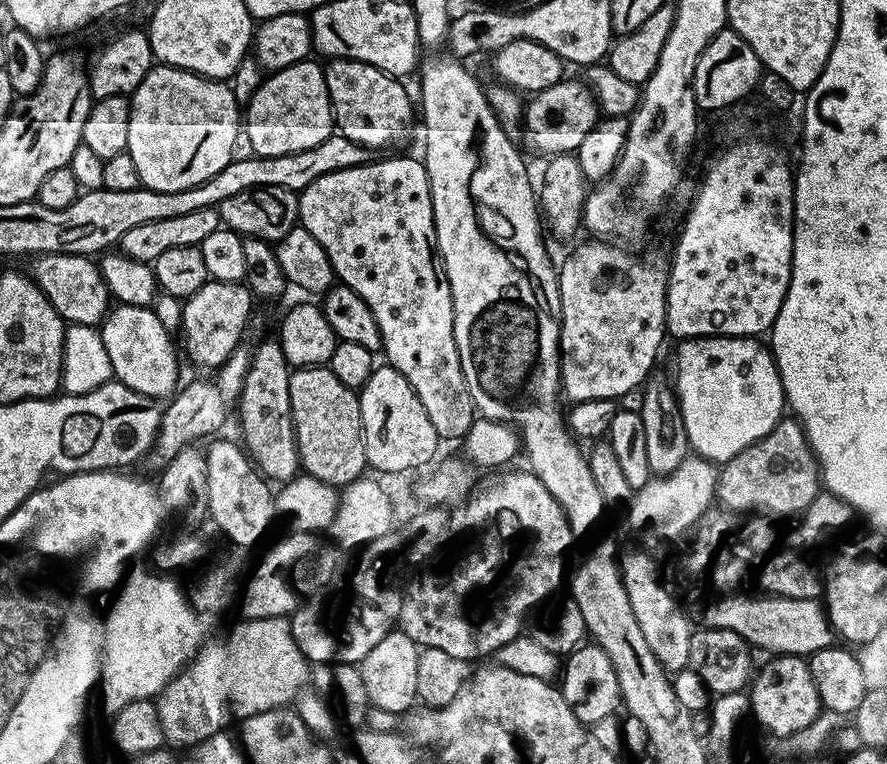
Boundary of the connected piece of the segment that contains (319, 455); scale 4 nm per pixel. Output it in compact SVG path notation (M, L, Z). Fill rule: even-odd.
M297 368L291 373L290 410L300 467L307 475L337 490L365 475L368 459L364 453L360 398L353 389L338 382L331 368Z

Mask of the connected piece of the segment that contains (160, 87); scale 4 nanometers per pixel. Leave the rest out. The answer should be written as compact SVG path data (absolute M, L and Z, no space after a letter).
M153 66L136 91L131 93L130 103L132 109L127 152L130 158L134 158L134 166L143 187L159 192L186 190L206 182L206 178L214 178L218 170L233 160L236 139L242 136L242 112L227 83L210 80L197 72L187 72L181 68Z

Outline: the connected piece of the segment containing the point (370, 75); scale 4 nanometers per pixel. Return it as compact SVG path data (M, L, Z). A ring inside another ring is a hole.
M329 59L323 65L326 90L332 103L334 128L350 142L369 150L388 148L408 132L414 100L408 97L397 77L386 74L366 62Z

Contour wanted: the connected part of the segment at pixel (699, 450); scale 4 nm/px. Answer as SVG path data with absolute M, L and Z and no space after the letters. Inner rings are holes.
M705 336L684 338L676 348L674 395L686 426L689 449L704 460L719 466L754 442L766 438L786 412L786 397L776 369L776 360L755 336Z

